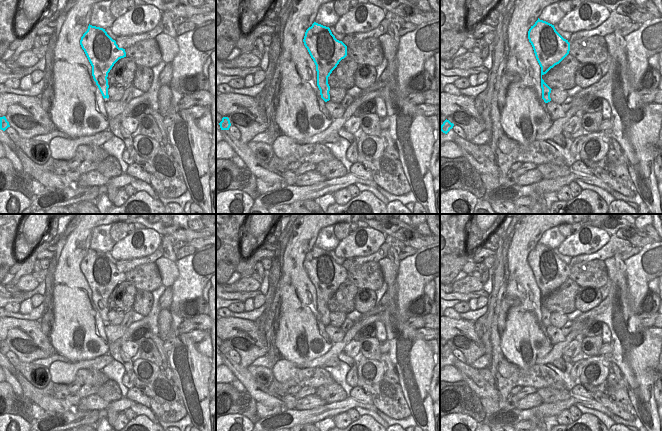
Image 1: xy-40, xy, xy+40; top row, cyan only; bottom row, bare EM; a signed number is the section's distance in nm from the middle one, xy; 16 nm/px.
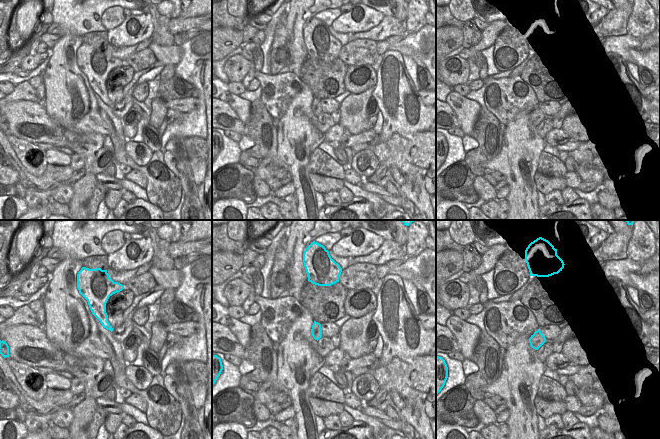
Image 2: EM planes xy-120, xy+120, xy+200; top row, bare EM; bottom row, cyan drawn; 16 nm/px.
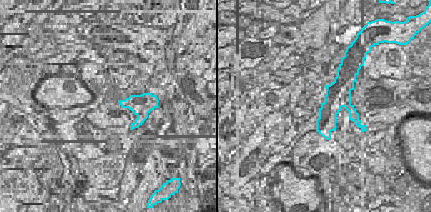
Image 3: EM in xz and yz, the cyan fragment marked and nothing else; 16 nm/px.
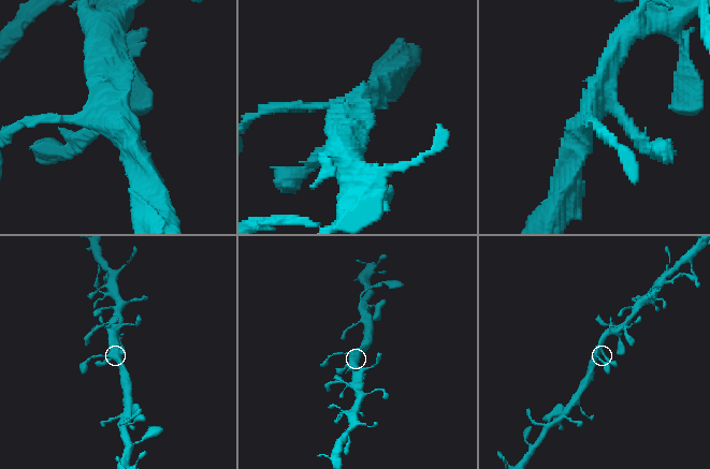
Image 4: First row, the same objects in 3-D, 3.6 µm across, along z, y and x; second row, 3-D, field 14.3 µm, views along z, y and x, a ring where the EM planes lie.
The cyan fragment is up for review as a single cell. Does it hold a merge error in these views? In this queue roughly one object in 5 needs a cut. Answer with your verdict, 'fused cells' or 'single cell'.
single cell

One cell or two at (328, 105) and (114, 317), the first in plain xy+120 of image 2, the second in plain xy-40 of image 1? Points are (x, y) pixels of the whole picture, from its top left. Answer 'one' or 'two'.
one

